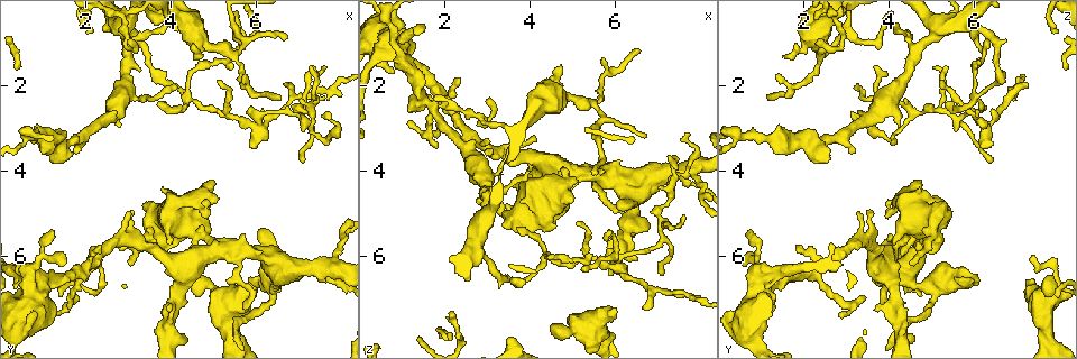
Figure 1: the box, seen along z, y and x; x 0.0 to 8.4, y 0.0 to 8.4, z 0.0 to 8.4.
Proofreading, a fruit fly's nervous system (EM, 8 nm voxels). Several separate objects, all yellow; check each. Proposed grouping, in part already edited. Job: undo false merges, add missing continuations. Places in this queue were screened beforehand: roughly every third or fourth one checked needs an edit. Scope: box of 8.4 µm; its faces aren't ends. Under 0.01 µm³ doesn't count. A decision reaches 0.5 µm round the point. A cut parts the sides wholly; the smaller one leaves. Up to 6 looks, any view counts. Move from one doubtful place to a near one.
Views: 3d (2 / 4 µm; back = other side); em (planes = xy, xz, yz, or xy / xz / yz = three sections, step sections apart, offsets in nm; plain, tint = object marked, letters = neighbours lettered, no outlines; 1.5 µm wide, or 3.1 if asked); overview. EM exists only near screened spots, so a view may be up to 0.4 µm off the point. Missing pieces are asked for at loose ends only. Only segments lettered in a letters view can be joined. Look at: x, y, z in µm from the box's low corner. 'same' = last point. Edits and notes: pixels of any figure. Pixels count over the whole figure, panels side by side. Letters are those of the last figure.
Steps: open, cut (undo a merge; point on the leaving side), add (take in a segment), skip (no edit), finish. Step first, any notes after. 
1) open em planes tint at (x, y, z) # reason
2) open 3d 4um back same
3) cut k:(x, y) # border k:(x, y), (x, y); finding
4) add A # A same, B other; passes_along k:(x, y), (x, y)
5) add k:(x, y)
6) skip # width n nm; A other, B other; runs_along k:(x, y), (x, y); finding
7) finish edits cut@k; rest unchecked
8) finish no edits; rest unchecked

open em xy step 8 letters at (5.95, 6.60, 7.25)

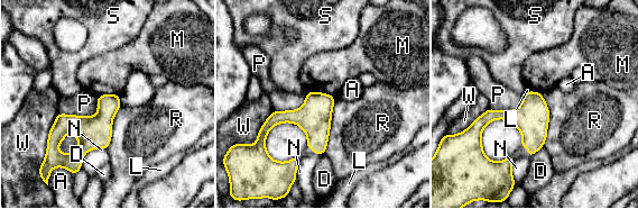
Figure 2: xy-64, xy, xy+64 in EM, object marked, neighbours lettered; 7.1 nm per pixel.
skip # width 160 nm; longest_contact R 420 nm; A other, D other, L other, M other, N other, P other, R other, S other, W other; no lettered segment goes on from it

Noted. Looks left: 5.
open em xy step 8 letters at (3.35, 5.60, 4.95) # calibre changes

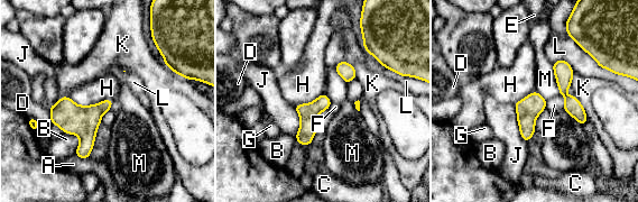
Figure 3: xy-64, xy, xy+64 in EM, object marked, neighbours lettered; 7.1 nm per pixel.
skip # A other, B other, C other, D other, E other, F other, G other, H other, J other, K other, L other, M other; border 3:(552, 64), (560, 93); all the same cell

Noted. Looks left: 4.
open 3d 4um at (1.15, 7.40, 2.85) # thin end

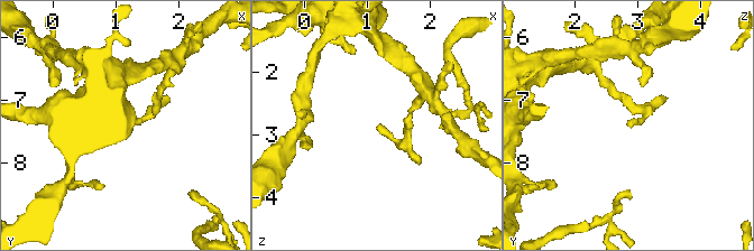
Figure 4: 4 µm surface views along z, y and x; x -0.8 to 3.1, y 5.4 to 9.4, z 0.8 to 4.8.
open em xy step 8 letters at (1.10, 7.40, 2.90)

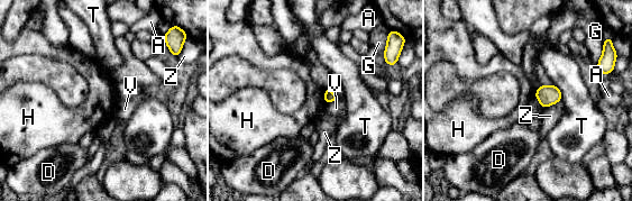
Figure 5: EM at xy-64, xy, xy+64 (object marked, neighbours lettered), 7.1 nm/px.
skip # A other, D other, G other, H other, T other, V other, Z other; border 5:(323, 91), (323, 100), (326, 102); none of them fits

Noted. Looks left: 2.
finish no edits; rest unchecked

